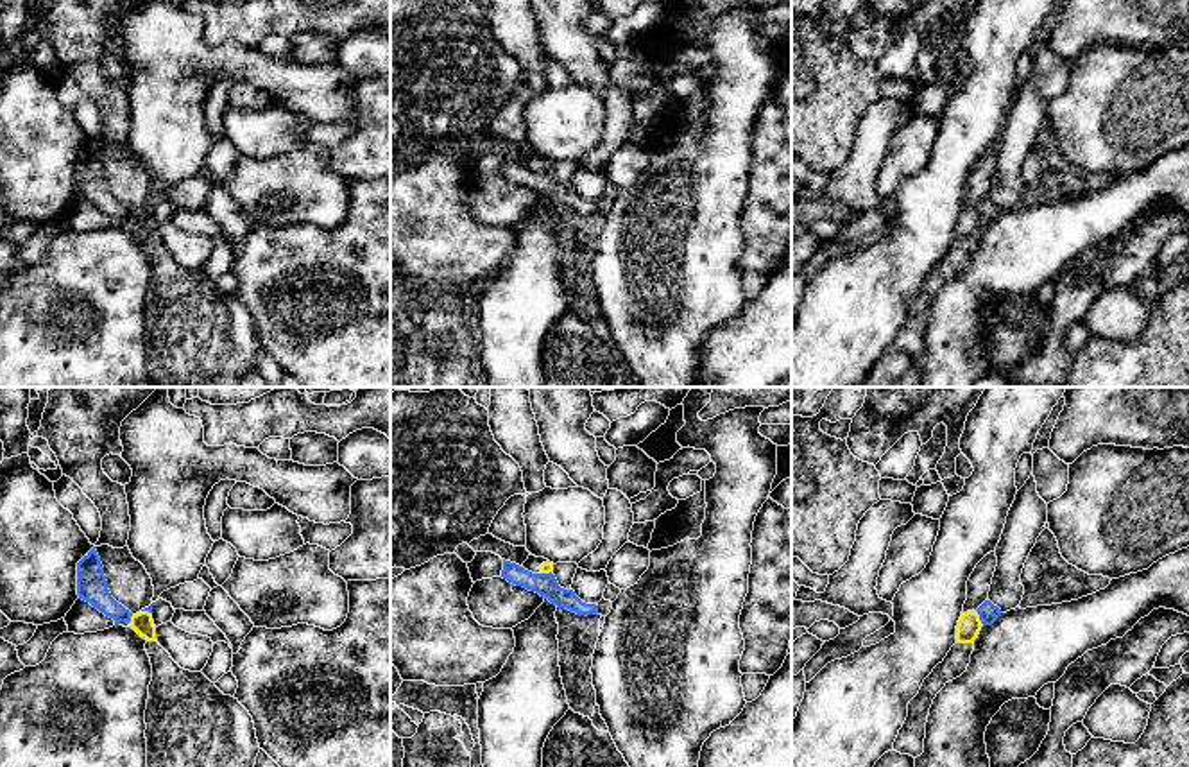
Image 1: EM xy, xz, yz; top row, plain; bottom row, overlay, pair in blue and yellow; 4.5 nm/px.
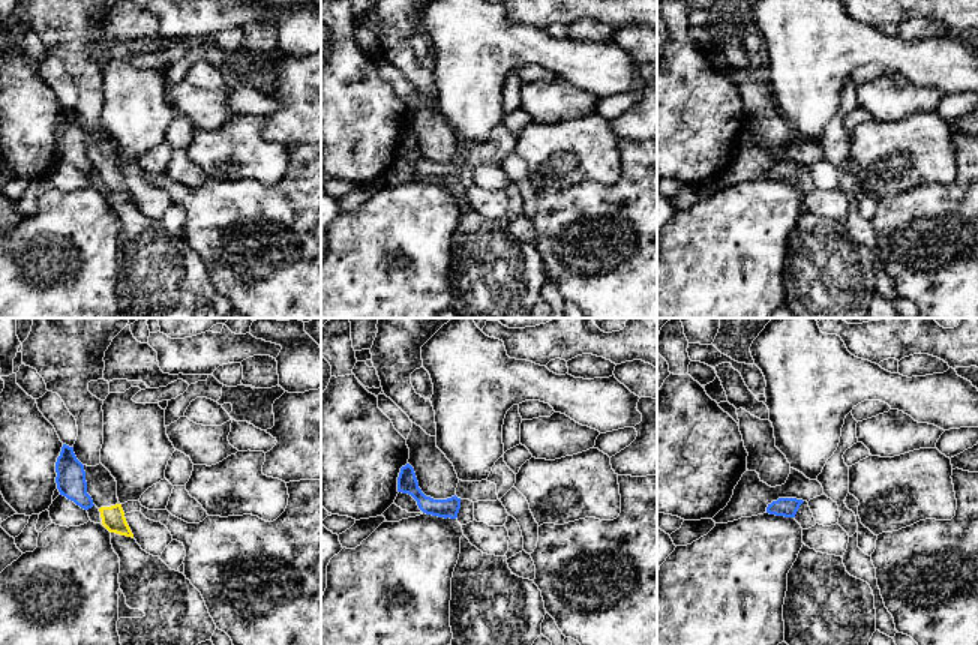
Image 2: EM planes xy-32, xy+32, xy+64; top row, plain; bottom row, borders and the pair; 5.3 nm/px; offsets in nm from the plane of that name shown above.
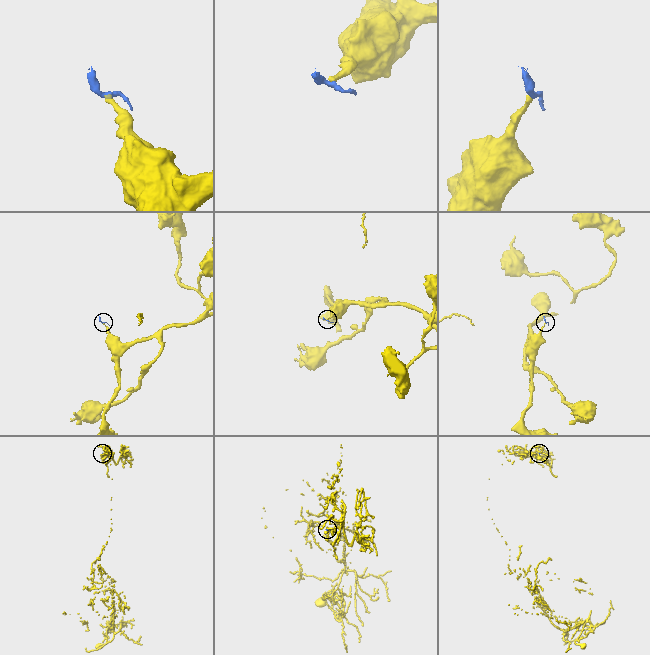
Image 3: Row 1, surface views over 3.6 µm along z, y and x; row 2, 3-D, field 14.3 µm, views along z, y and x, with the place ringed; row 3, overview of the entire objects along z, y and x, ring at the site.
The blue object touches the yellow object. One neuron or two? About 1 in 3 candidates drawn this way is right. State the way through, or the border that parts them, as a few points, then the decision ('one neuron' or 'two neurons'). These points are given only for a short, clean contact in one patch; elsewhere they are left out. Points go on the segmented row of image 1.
border yz (976, 610), (983, 624); two neurons

